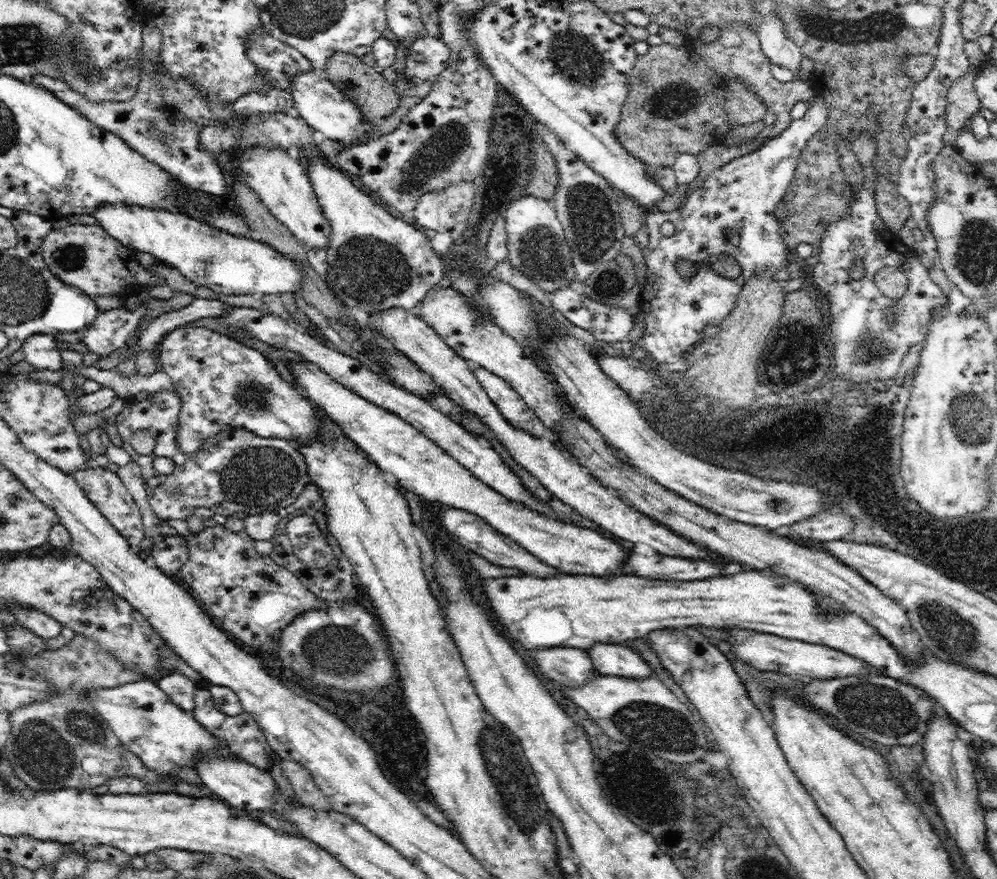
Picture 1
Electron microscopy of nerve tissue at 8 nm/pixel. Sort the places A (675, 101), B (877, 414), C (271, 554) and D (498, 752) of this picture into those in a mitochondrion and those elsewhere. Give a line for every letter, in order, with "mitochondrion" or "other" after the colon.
A: mitochondrion
B: other
C: other
D: mitochondrion

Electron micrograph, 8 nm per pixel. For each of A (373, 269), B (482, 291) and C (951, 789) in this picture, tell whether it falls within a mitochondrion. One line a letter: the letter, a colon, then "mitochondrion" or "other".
A: mitochondrion
B: other
C: other

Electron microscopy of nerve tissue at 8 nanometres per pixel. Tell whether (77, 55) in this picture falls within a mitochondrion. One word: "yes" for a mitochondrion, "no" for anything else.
yes

